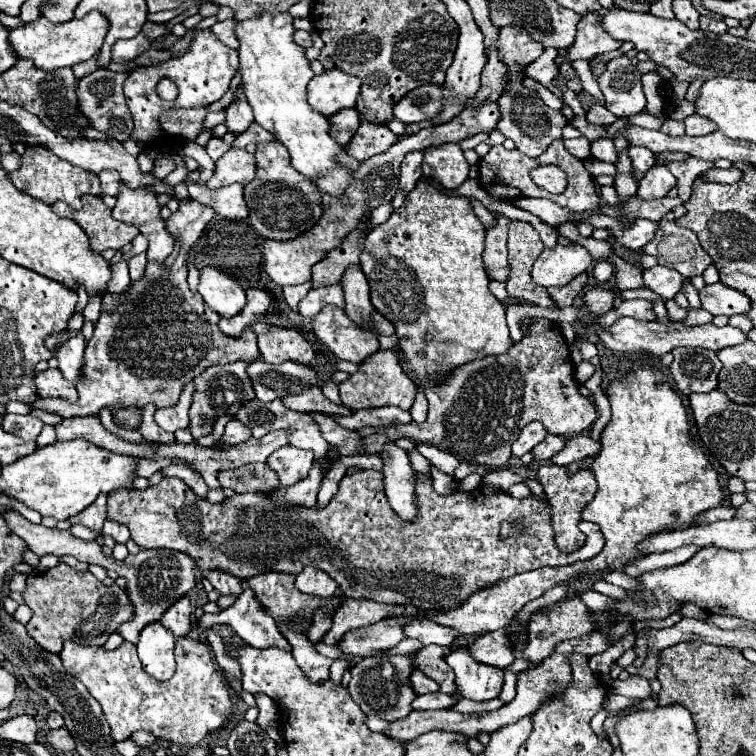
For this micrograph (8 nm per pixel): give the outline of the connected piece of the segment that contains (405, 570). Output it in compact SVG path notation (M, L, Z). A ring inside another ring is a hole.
M361 469L357 473L351 473L351 475L345 475L341 481L339 481L339 489L337 493L333 495L333 499L327 503L327 507L323 509L317 509L317 507L301 507L301 505L277 505L271 495L273 491L261 491L261 493L241 493L241 495L231 495L227 497L225 501L221 503L209 503L207 499L201 499L197 497L181 479L175 479L175 477L165 477L161 479L159 485L155 487L149 487L145 491L137 491L137 489L115 489L113 493L109 493L109 519L115 519L119 523L125 523L131 531L131 539L141 547L141 549L175 549L175 551L181 551L189 557L195 559L197 567L201 571L225 571L225 573L231 573L233 577L237 579L249 579L249 577L255 577L259 573L269 573L269 571L277 571L277 573L293 573L293 575L299 575L303 571L305 565L313 565L313 567L319 567L321 571L325 571L329 577L333 577L333 581L337 581L339 585L339 591L351 599L369 599L369 601L377 601L377 603L399 603L399 605L413 605L417 609L423 609L423 611L445 611L445 609L455 609L457 605L461 605L463 601L467 601L471 597L471 593L475 593L477 589L483 589L485 585L495 585L497 581L505 579L505 577L511 577L511 575L517 575L517 573L525 573L525 571L533 571L533 569L539 569L539 567L555 567L555 565L569 565L569 563L577 563L577 561L585 561L589 557L595 557L601 549L603 549L603 533L601 529L595 525L595 523L589 523L589 529L587 529L587 541L581 549L577 549L575 553L561 553L555 545L555 537L553 537L553 527L551 527L551 507L547 503L541 503L537 497L527 497L527 499L515 499L511 497L509 493L493 487L493 485L485 485L481 483L481 491L461 491L461 489L455 489L453 493L449 495L439 495L435 493L433 489L433 481L429 475L425 473L415 473L415 493L419 497L419 513L415 515L413 521L403 521L389 505L387 501L387 495L385 495L385 487L383 487L383 473L379 471L371 471L371 469ZM517 519L523 519L521 523L525 525L523 531L515 529L513 523ZM507 521L511 525L511 533L501 541L501 523Z

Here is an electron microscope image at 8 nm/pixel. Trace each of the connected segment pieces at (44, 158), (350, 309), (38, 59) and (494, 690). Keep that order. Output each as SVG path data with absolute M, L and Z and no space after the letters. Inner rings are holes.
M33 147L27 149L21 155L21 167L9 173L9 179L13 181L13 185L25 193L29 193L35 199L41 199L49 205L53 205L55 201L65 201L67 205L71 205L73 209L81 207L81 197L85 193L91 195L101 195L101 185L99 185L99 177L91 171L85 171L83 167L77 167L69 161L63 161L59 157L55 157L49 149L45 147Z
M351 265L349 269L345 269L341 277L341 287L345 293L345 313L361 329L367 329L373 305L369 299L369 283L359 265Z
M91 11L83 19L73 19L61 25L53 25L51 21L39 17L19 29L9 29L9 43L13 45L19 59L31 59L39 69L55 71L59 67L73 67L81 61L91 59L101 49L107 29L109 21L99 11Z
M465 647L451 651L447 663L455 671L455 687L461 697L473 701L491 701L499 697L503 669L493 669L491 665L485 667L473 661Z

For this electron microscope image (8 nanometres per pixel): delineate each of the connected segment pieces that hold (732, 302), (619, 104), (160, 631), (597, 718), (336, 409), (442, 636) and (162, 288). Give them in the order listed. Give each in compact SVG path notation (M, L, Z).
M713 283L713 285L705 285L699 291L701 297L701 309L709 311L711 315L725 315L731 317L735 313L747 313L749 311L749 297L741 295L741 291L735 291L727 285Z
M625 55L609 61L609 69L601 75L599 87L607 101L605 107L617 117L631 117L645 109L641 73L631 67Z
M161 623L147 625L141 631L137 651L145 673L149 673L157 681L167 681L175 673L175 657L173 657L175 637Z
M602 708L591 720L591 728L596 733L597 736L601 738L606 737L606 732L604 730L604 721L608 717L608 711Z
M317 385L303 389L299 395L287 395L287 397L283 397L283 401L293 411L305 411L305 413L319 411L325 415L351 415L351 411L345 405L331 403Z
M413 619L409 621L409 629L405 629L405 633L409 633L411 639L419 639L423 645L439 645L439 647L451 647L455 643L455 639L459 637L459 633L455 629L445 629L433 621L421 621L421 619Z
M191 199L179 203L179 211L165 221L167 233L181 243L177 259L169 267L159 261L149 261L143 277L129 285L125 303L115 307L111 313L101 313L85 351L85 377L77 385L79 401L71 405L57 399L37 399L33 407L57 413L61 417L85 417L97 415L103 407L115 411L131 405L145 407L147 403L155 403L157 407L173 407L177 405L183 387L211 365L259 359L253 325L257 321L269 323L267 317L251 321L241 337L227 337L217 325L207 321L203 309L205 301L187 285L185 257L197 245L211 217L213 209L205 209Z

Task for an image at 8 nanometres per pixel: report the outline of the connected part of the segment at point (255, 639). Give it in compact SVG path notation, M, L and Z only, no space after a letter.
M241 581L241 585L243 585L243 593L237 597L237 601L229 609L225 609L217 615L205 613L199 619L199 625L211 627L215 623L225 623L225 625L231 625L235 629L235 633L247 645L251 645L255 649L279 647L279 649L291 651L291 645L279 631L277 623L269 617L269 613L265 613L265 609L261 609L261 605L257 605L253 591L249 591L249 585L245 585L245 581Z

